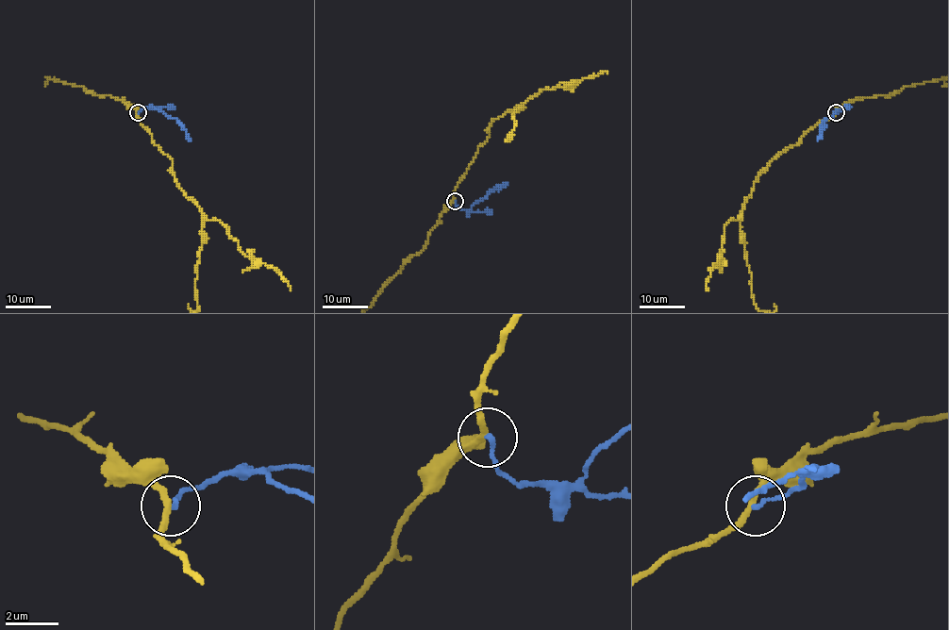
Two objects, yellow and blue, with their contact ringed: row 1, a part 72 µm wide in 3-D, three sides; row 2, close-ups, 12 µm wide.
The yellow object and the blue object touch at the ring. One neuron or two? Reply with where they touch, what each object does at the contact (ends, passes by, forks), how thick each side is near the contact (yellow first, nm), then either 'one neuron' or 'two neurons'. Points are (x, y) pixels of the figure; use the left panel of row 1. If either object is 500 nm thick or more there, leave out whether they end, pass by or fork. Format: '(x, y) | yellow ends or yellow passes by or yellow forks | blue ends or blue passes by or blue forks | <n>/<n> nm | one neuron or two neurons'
(138, 112) | yellow passes by | blue ends | 220/180 nm | two neurons

